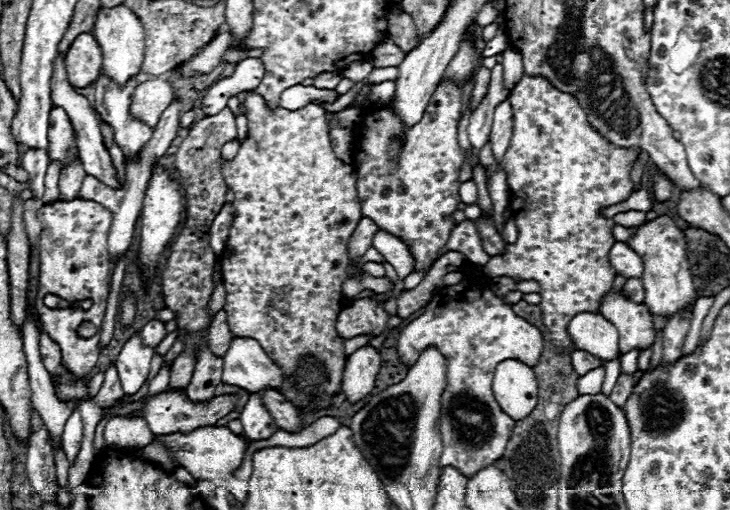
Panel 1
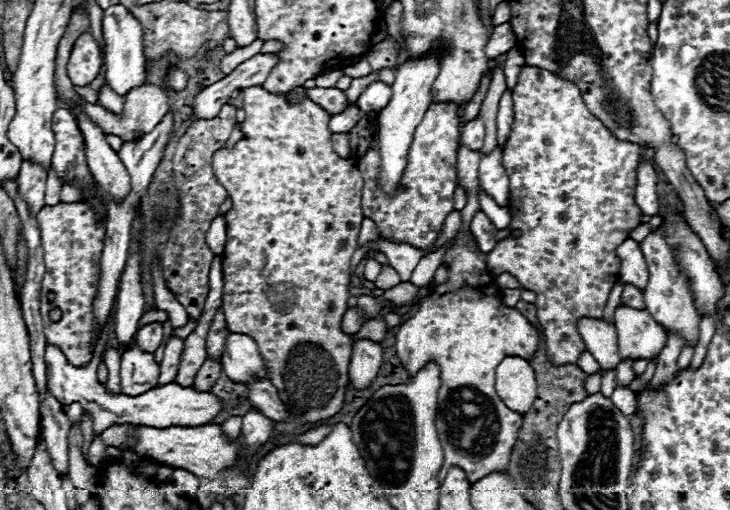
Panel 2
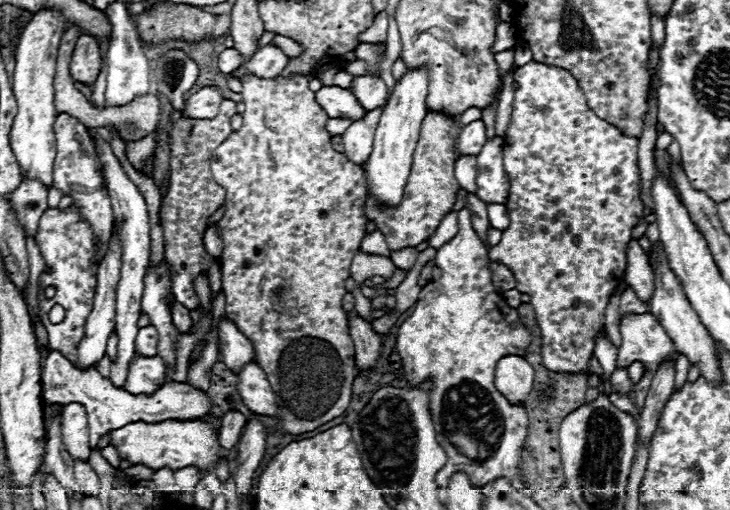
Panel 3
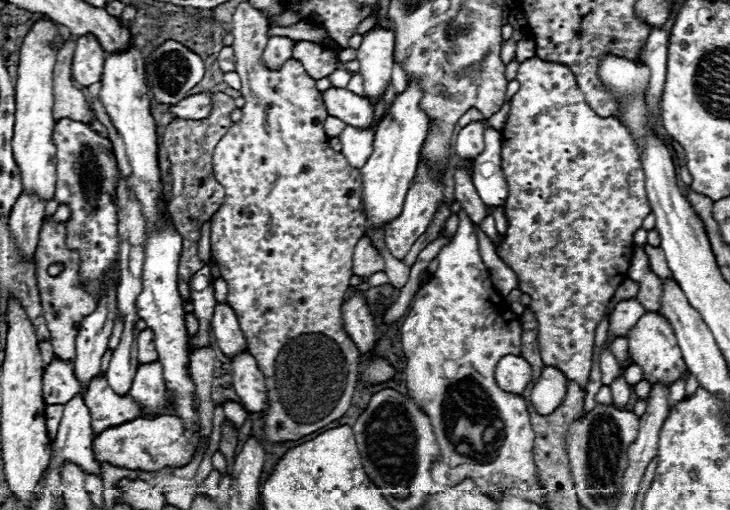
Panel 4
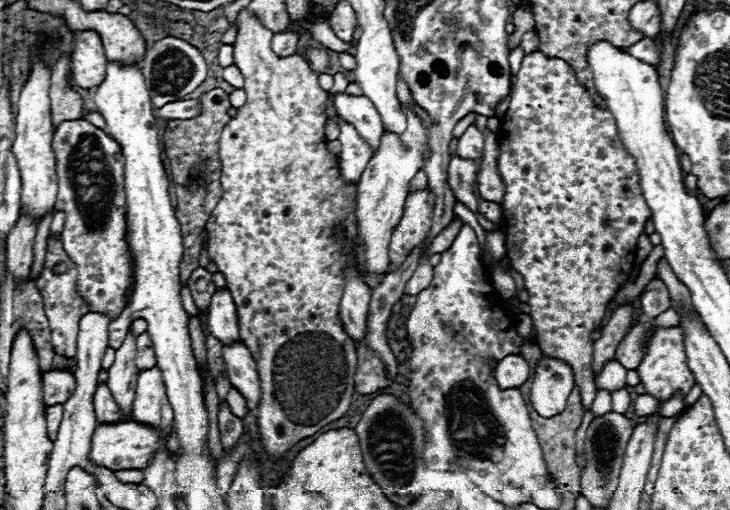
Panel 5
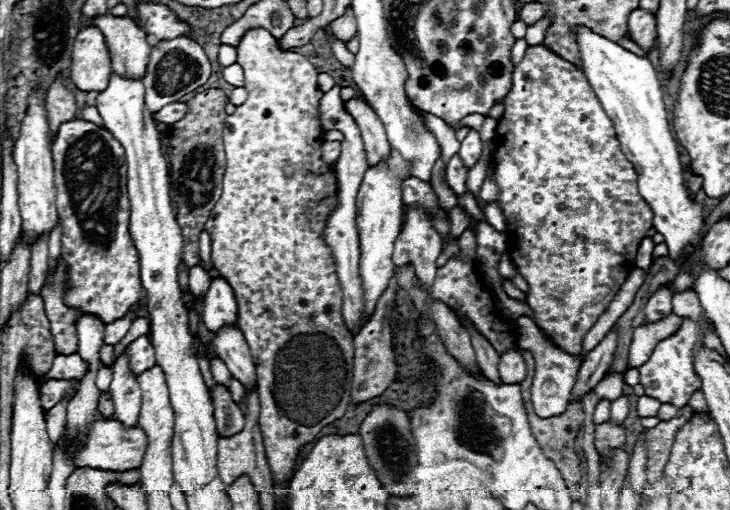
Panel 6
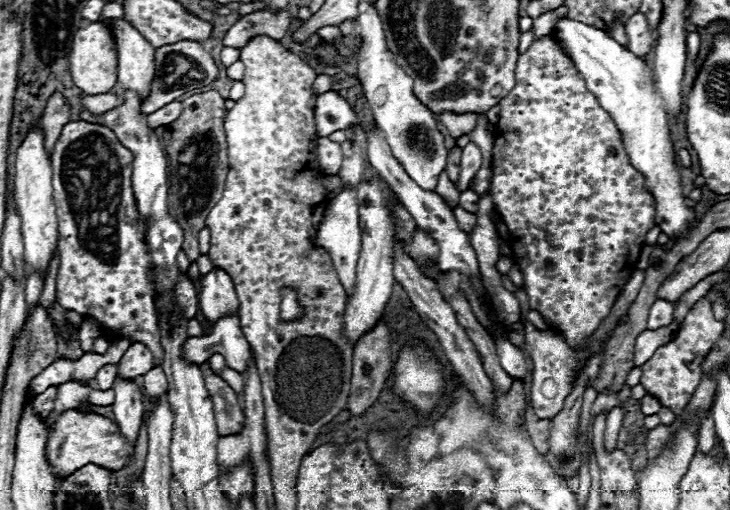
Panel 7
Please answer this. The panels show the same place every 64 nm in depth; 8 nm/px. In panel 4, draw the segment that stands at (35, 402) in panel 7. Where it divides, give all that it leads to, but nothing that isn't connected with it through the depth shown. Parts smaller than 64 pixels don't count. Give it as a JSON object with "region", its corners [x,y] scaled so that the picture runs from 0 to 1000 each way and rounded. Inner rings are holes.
{"region":[[[71,706],[60,722],[60,788],[88,792],[110,769],[110,749],[99,725],[99,714],[88,706]]]}

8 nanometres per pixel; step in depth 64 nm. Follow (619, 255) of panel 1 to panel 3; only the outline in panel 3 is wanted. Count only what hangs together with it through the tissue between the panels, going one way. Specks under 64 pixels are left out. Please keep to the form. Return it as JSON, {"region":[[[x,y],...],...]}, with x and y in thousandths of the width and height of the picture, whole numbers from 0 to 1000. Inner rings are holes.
{"region":[[[863,471],[858,502],[860,502],[860,518],[858,518],[855,549],[871,569],[874,584],[888,596],[896,576],[896,533],[888,514],[888,502],[882,498],[882,490],[871,471]]]}

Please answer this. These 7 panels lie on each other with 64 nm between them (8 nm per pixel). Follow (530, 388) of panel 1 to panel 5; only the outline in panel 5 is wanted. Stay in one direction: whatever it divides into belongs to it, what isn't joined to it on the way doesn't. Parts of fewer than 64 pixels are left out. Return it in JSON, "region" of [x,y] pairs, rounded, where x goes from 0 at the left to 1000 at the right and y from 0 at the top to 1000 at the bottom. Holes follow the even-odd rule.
{"region":[[[696,694],[679,718],[679,745],[688,761],[712,761],[726,737],[723,710],[710,694]]]}

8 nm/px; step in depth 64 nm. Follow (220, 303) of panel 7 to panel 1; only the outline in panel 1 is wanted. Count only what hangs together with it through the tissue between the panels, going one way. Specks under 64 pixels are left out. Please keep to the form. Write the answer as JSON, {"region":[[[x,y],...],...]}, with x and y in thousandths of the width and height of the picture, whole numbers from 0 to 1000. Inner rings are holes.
{"region":[[[318,663],[307,694],[304,749],[353,769],[364,757],[384,761],[386,725],[362,694],[348,663]]]}

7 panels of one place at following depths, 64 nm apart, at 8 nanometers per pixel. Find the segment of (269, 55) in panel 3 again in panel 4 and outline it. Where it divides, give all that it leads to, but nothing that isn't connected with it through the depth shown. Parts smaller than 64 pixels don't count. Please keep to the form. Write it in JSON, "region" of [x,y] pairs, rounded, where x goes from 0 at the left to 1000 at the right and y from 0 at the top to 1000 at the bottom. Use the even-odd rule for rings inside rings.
{"region":[[[373,71],[367,78],[367,90],[362,98],[362,122],[370,133],[384,133],[395,114],[400,114],[400,94],[403,94],[403,78],[392,75],[392,71]]]}

